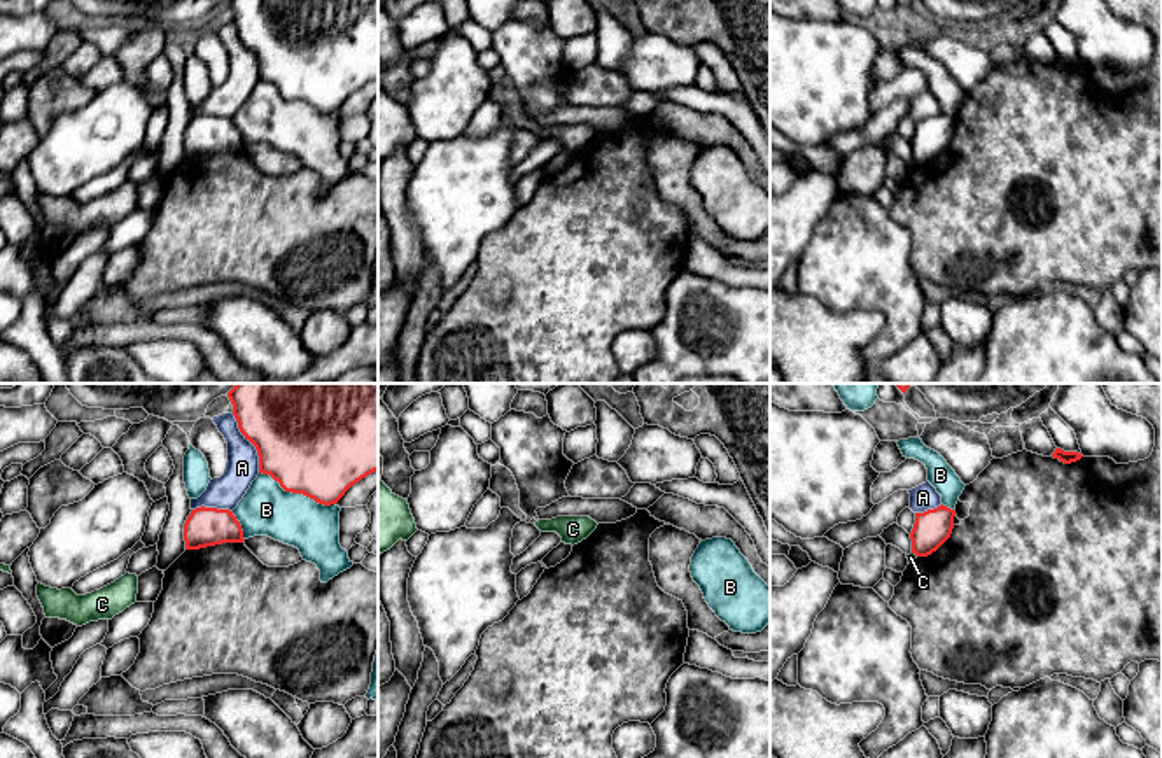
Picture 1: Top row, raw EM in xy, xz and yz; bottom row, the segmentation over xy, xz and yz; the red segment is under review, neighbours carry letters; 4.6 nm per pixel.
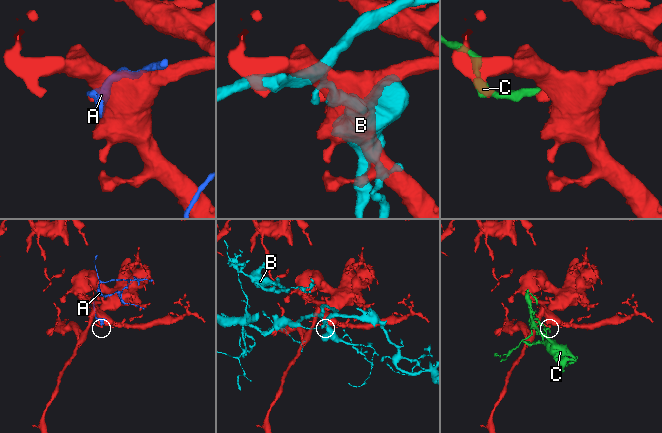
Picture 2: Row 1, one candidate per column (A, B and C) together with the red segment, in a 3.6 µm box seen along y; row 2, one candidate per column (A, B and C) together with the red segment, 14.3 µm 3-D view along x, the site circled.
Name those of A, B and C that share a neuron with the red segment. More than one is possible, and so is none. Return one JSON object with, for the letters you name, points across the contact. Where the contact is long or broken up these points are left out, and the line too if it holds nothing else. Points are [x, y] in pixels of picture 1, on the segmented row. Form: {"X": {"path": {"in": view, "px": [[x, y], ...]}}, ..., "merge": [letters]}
{"merge": []}

